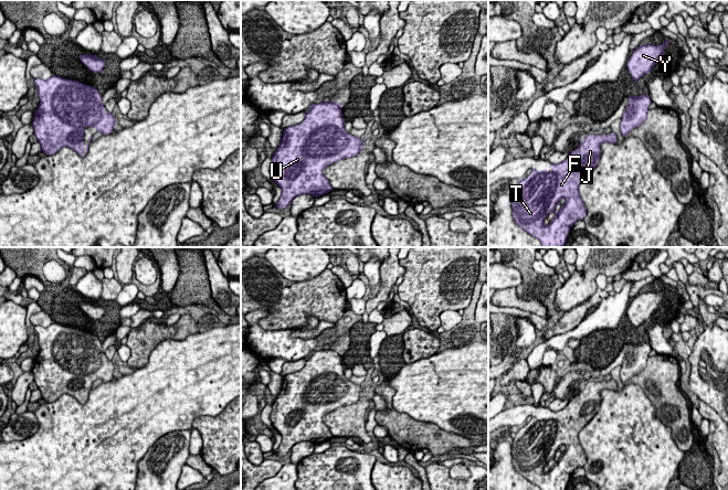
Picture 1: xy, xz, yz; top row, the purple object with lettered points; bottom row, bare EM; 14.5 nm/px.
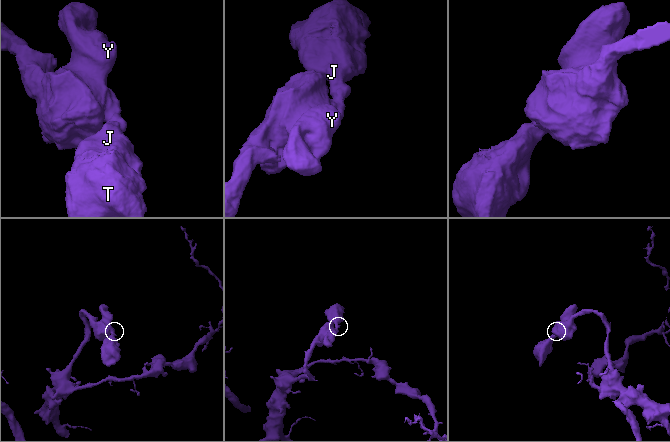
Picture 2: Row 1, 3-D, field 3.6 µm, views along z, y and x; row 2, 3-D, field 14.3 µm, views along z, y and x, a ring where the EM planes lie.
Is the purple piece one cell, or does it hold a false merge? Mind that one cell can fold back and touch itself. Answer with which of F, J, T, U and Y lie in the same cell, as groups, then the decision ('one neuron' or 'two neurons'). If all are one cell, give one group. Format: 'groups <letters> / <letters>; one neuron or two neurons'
groups F J T U Y; one neuron

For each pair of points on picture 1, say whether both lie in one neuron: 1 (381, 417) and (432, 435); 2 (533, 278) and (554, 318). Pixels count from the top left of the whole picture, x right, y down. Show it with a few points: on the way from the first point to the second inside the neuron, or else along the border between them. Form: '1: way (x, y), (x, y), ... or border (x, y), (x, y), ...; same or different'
1: way (393, 421), (409, 434), (420, 435); same
2: way (542, 288), (547, 293), (550, 308); same

